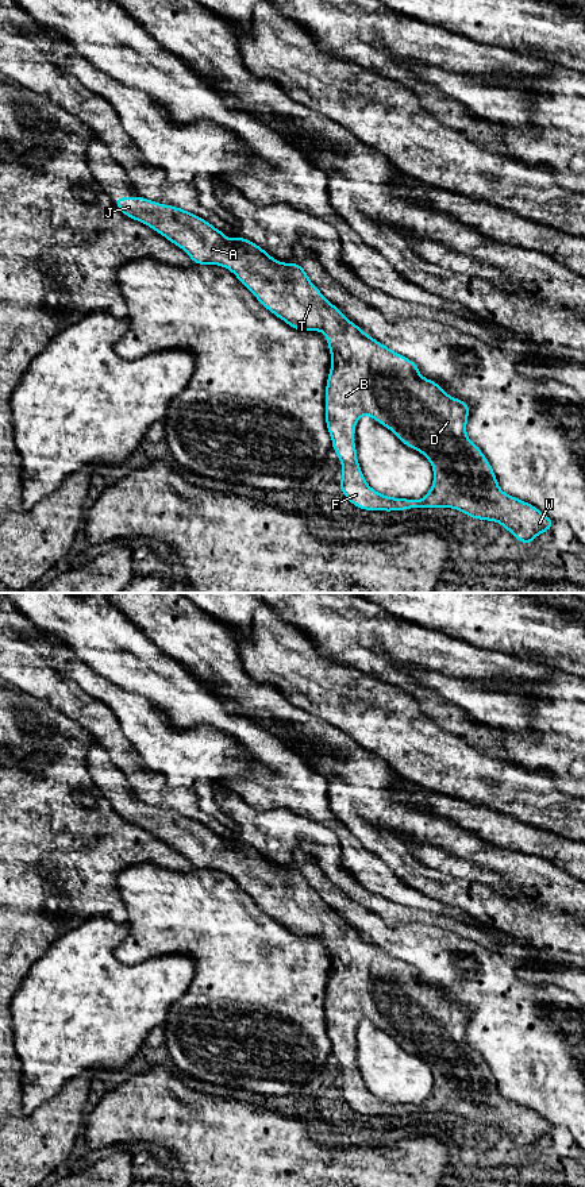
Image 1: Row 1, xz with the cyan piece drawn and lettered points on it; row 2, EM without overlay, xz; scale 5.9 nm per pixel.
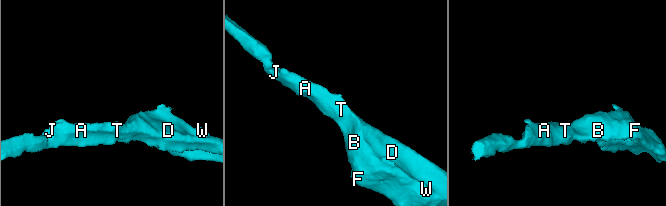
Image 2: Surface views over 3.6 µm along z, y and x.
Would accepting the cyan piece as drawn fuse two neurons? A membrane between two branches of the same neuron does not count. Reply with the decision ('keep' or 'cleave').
keep

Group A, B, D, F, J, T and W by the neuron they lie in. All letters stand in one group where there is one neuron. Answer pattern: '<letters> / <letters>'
A B D F J T W

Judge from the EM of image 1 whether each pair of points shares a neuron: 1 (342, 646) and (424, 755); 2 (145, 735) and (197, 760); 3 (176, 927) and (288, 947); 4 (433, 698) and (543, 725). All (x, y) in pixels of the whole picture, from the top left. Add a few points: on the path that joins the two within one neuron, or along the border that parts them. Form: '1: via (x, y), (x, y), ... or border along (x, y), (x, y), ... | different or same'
1: border along (330, 659), (380, 675), (389, 682) | different
2: via (158, 742), (169, 751), (184, 754) | same
3: via (204, 920), (257, 920), (260, 922) | same
4: via (472, 731), (497, 743), (510, 755), (553, 755) | same

